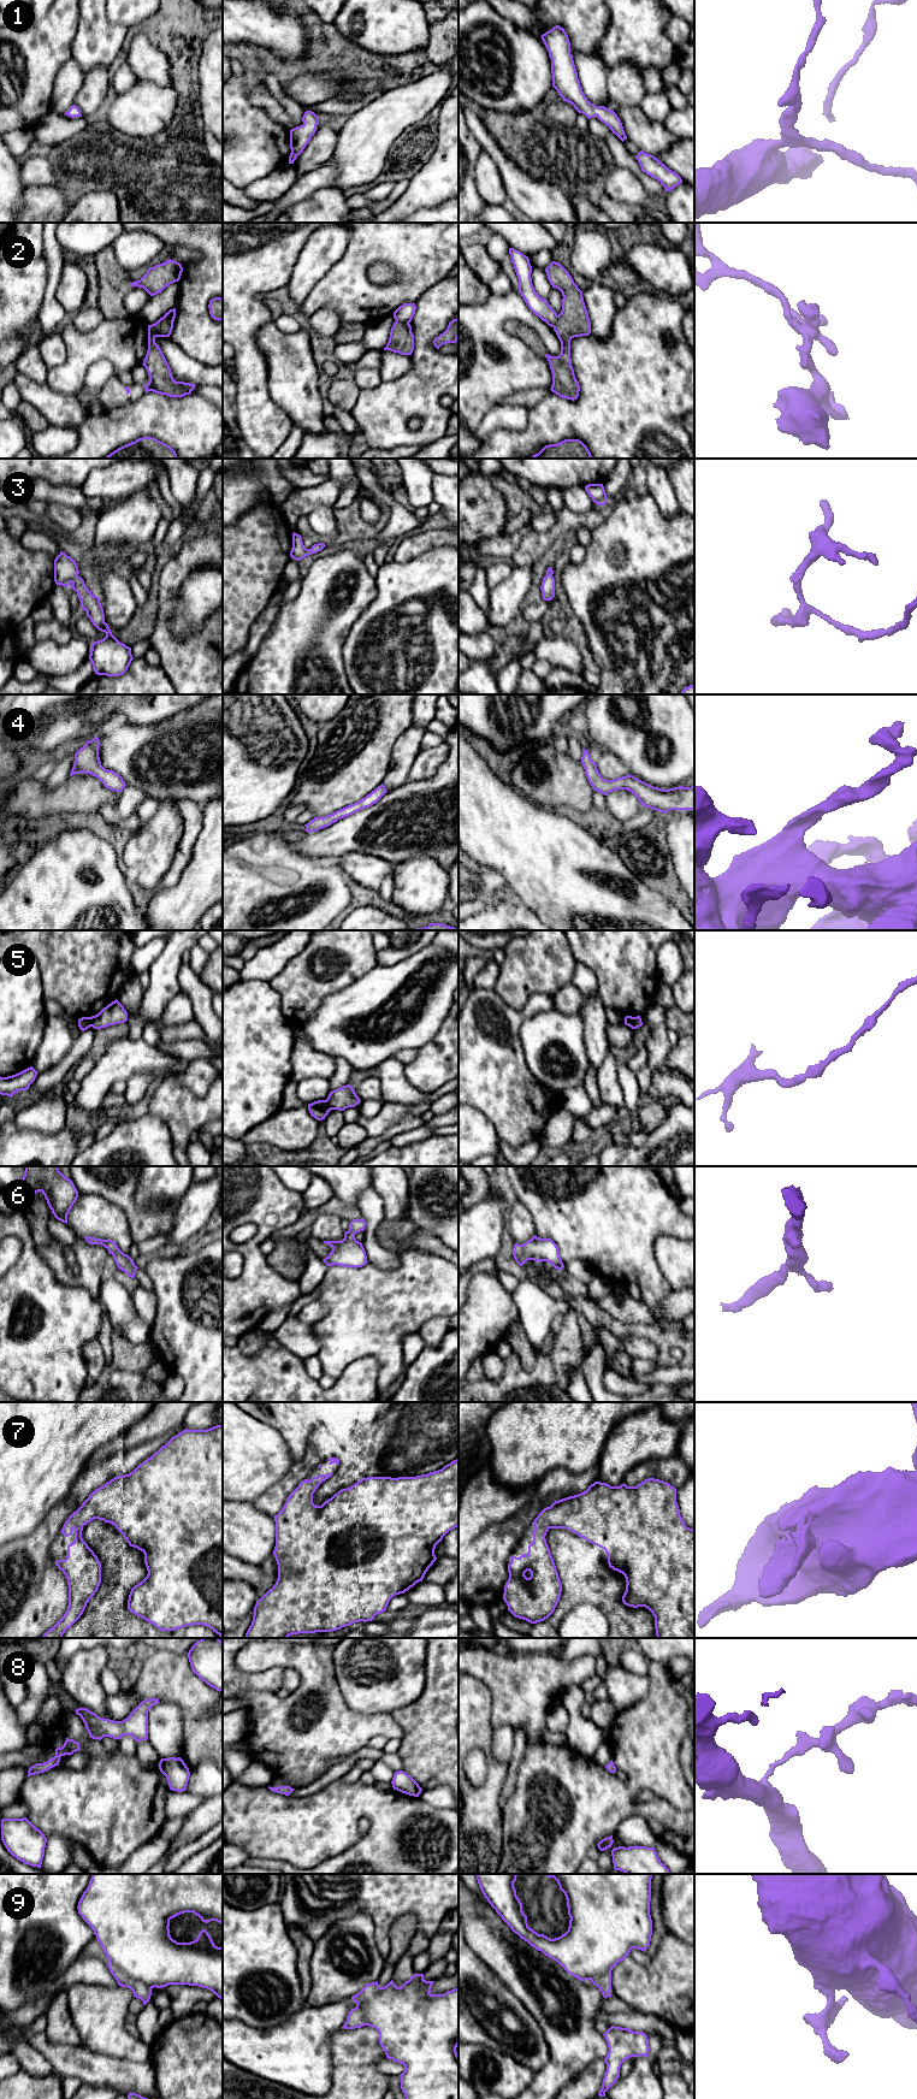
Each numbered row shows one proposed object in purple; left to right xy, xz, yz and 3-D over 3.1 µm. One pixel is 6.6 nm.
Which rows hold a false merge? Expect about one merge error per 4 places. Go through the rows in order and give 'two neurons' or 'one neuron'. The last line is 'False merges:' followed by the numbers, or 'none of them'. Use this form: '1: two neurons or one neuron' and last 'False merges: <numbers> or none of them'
1: one neuron
2: two neurons
3: one neuron
4: one neuron
5: two neurons
6: one neuron
7: one neuron
8: one neuron
9: one neuron
False merges: 2, 5

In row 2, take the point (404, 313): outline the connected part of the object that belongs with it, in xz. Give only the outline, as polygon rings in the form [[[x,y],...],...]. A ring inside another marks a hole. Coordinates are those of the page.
[[[403,303],[394,312],[394,318],[396,321],[410,323],[415,314],[415,303]]]

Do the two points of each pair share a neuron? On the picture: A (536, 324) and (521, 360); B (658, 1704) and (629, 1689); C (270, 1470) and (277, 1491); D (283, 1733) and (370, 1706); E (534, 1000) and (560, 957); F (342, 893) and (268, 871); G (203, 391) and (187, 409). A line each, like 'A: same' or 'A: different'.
A: same
B: different
C: different
D: different
E: different
F: same
G: different

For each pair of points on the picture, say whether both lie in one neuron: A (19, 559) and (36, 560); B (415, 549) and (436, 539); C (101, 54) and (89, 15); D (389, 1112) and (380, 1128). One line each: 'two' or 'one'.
A: one
B: one
C: one
D: one

